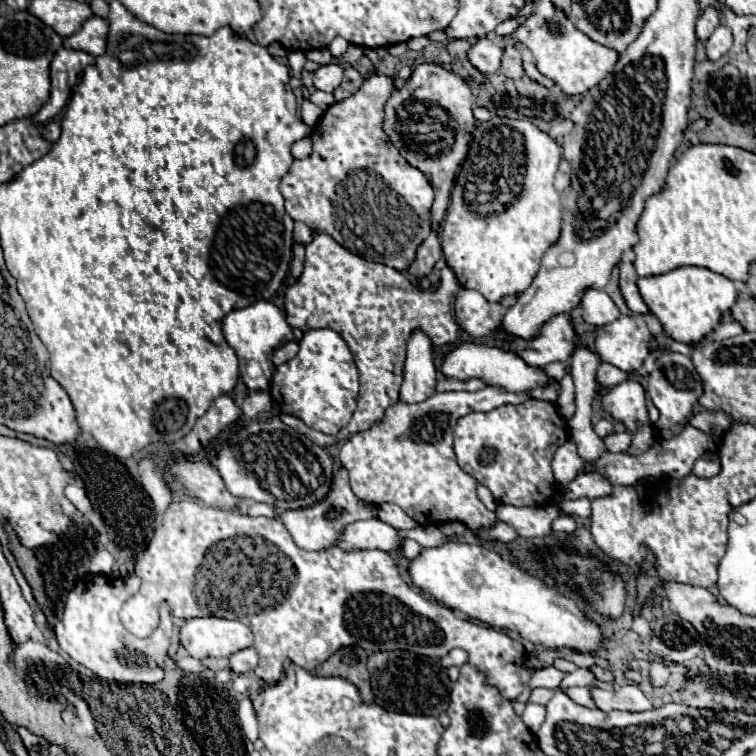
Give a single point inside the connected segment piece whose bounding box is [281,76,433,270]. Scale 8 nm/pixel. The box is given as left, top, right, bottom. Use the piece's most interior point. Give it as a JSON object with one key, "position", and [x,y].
{"position":[355,186]}

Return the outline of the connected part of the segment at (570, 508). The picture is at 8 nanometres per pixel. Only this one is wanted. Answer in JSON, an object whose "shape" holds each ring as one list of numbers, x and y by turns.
{"shape":[[577,498,577,500,567,500,561,510,569,516,581,516,581,518,587,518,591,514,591,502,589,498]]}

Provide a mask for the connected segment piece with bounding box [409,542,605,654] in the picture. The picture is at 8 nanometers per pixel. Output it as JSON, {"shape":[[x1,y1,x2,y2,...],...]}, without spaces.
{"shape":[[445,542,437,548,423,548,423,552,411,560,409,574,417,588,431,594,447,608,459,610,491,628,513,630,515,626,521,638,541,644,543,648,571,648,581,654,593,654,605,642,603,630,575,600,549,588,541,578,525,572,481,544]]}

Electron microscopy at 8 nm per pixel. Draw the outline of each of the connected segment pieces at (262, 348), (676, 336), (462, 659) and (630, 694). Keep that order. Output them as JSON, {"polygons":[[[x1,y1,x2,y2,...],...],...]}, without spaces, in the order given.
{"polygons":[[[255,302,243,310,233,310,223,320,223,336,229,342,229,346,239,356,239,370,241,378,247,384,251,392,255,390,269,390,271,378,273,378,273,350,283,346,285,342,293,340,291,326,285,322,281,310,271,302]],[[683,266,655,278,639,278,637,286,651,314,661,322,665,336,691,346,703,342,703,338,717,328,723,314,733,308,739,296,739,290,731,280,697,266]],[[453,648,447,656,441,658,441,664,443,664,445,668,449,668,449,666,453,666,453,664,461,666,461,664,465,664,465,662,467,662,467,652,465,652,465,650,459,650,459,648]],[[637,684,619,686,611,692,601,690,597,686,591,688,591,696,595,700,595,706,599,710,621,710,621,712,647,712,653,708,653,704,647,700,647,696,639,690]]]}

